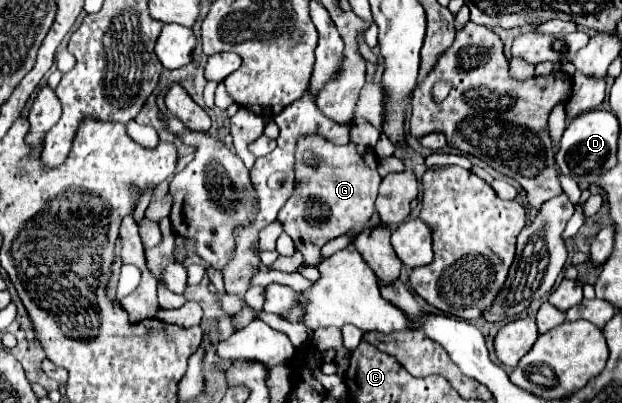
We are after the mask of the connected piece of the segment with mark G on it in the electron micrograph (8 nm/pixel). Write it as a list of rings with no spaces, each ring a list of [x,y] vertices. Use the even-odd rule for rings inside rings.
[[[302,136],[296,145],[295,158],[296,190],[280,210],[278,220],[284,224],[286,234],[294,240],[296,248],[304,254],[304,264],[316,266],[320,264],[320,248],[328,240],[346,234],[352,228],[358,234],[368,226],[382,178],[376,170],[376,152],[358,144],[334,146],[320,136]],[[304,152],[314,152],[319,156],[316,168],[304,164]],[[316,204],[324,210],[324,216],[320,218],[308,214]]]

